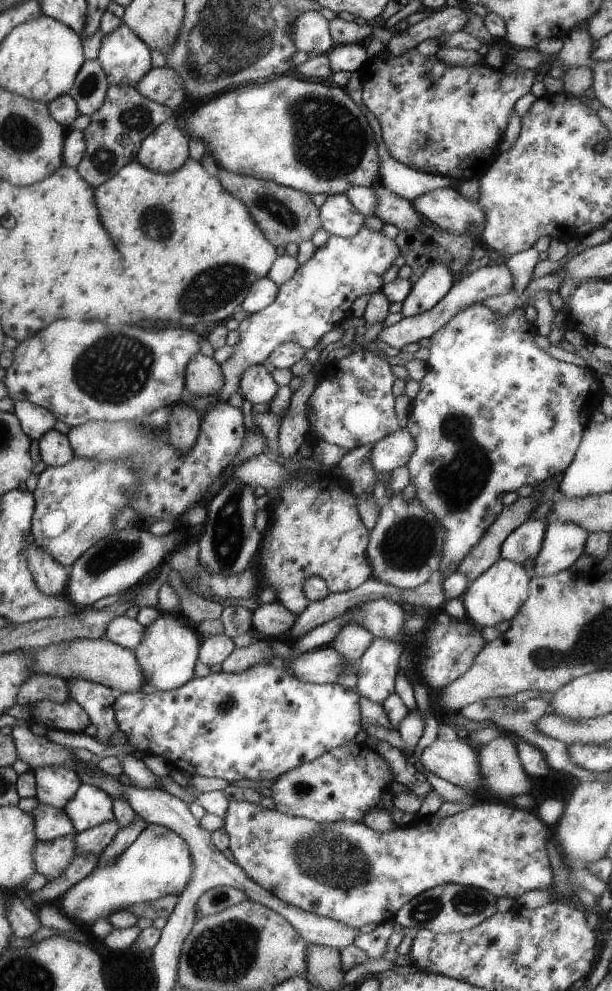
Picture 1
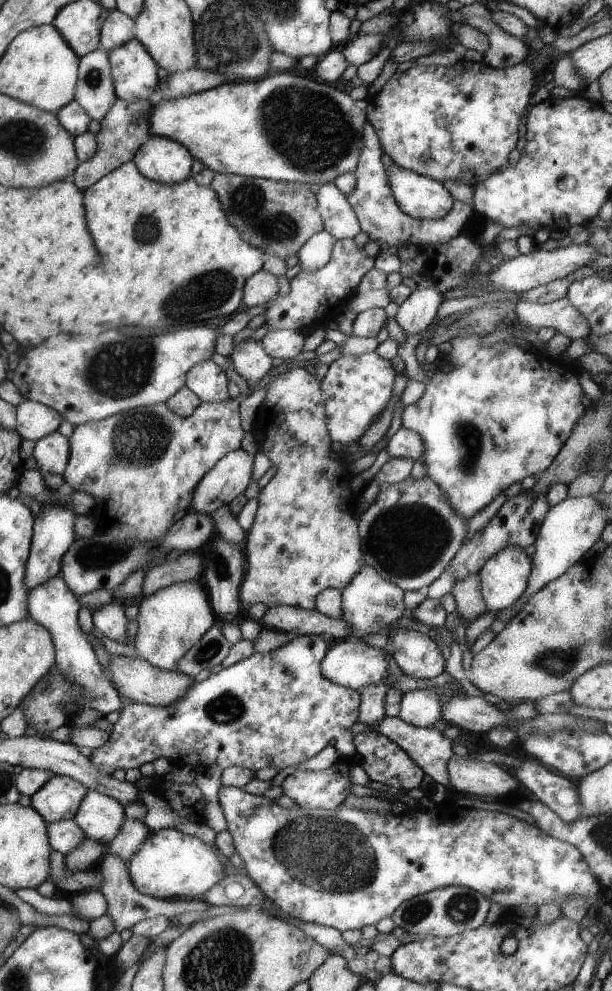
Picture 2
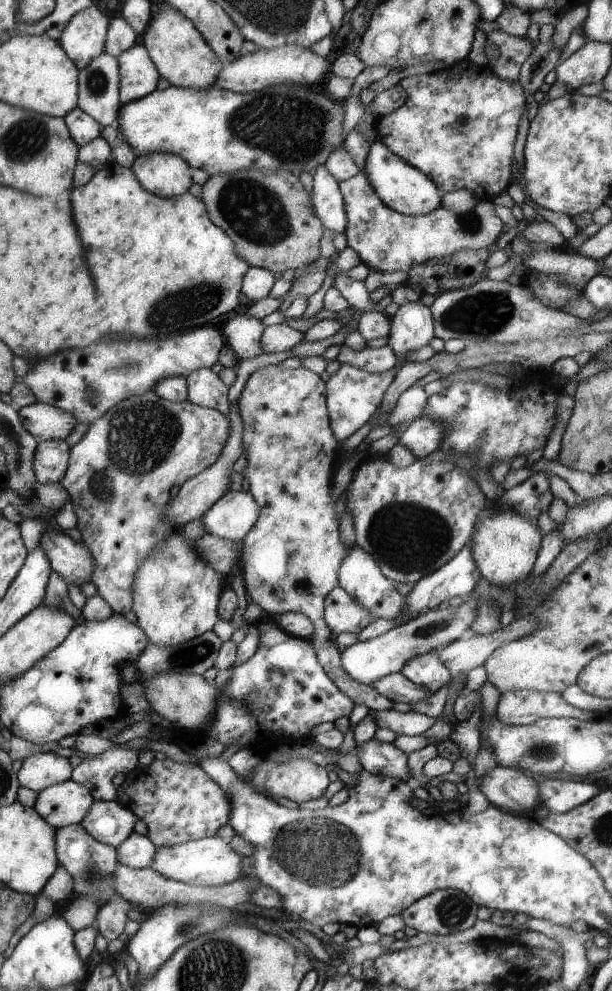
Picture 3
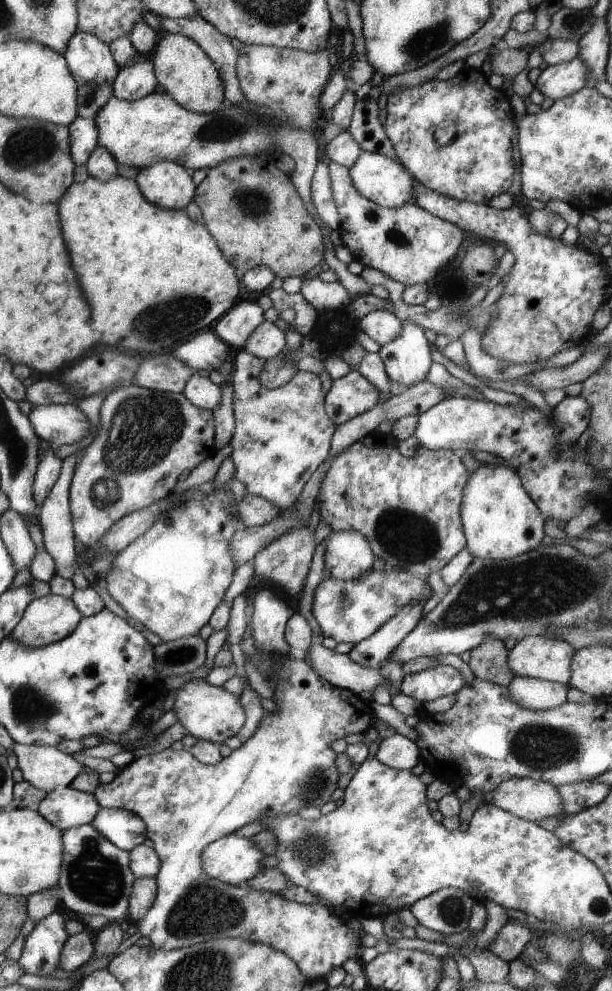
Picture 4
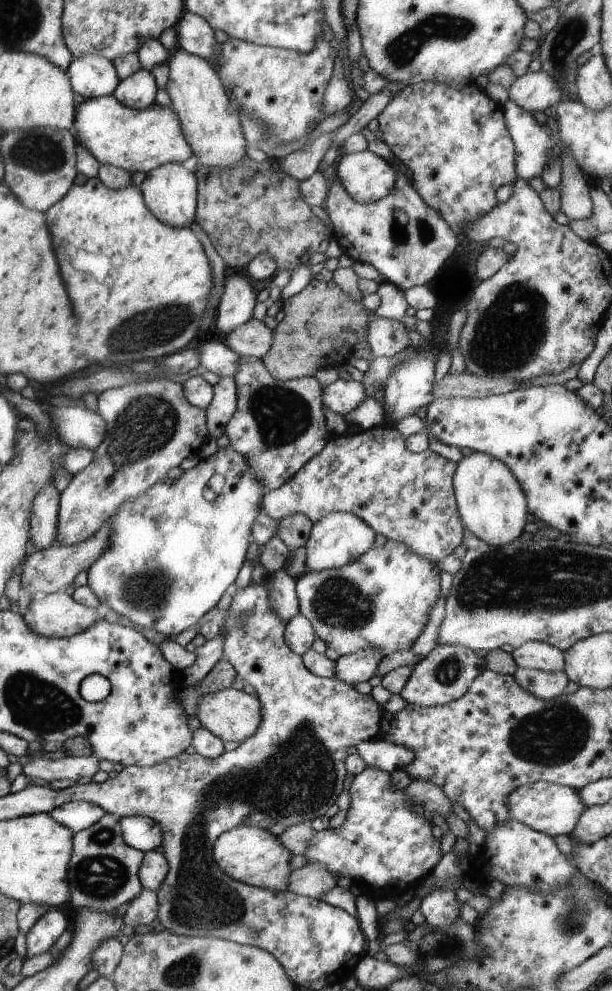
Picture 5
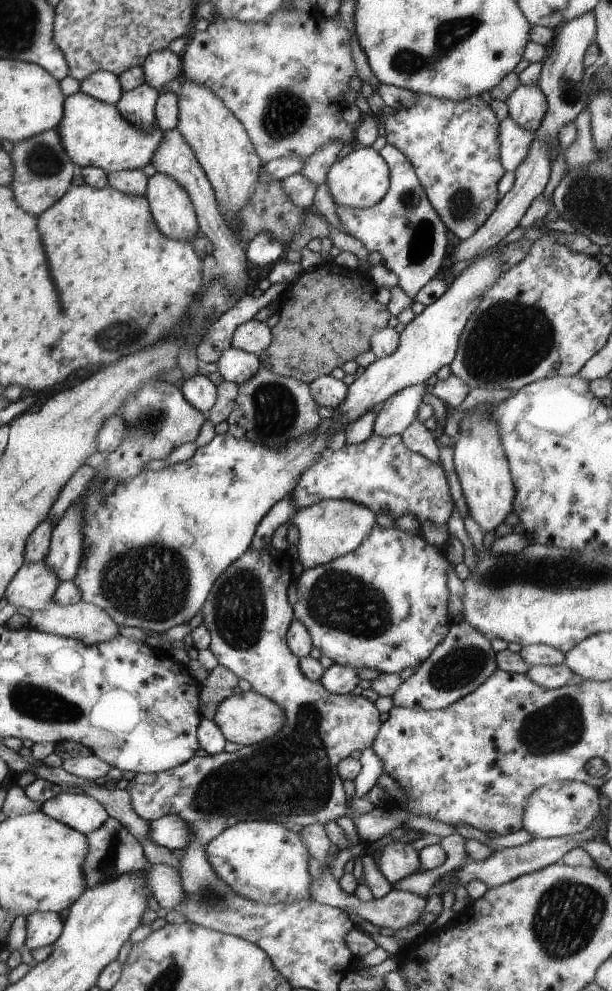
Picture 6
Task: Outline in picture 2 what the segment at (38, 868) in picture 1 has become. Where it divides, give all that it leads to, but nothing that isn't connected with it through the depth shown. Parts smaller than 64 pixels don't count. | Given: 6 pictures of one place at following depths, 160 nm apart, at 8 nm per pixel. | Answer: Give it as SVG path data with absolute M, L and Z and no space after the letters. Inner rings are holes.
M50 850L49 855L49 881L56 888L56 892L62 895L72 896L79 893L79 890L94 888L96 891L103 880L101 871L94 867L93 872L67 873L63 870L64 854Z

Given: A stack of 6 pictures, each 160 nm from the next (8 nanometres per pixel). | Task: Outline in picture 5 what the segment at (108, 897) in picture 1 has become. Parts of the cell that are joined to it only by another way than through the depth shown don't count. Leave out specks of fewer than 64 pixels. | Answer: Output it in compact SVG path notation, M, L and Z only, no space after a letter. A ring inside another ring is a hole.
M239 825L219 834L212 844L212 857L216 865L236 881L243 884L280 893L288 885L292 871L289 858L292 854L267 829L251 825Z

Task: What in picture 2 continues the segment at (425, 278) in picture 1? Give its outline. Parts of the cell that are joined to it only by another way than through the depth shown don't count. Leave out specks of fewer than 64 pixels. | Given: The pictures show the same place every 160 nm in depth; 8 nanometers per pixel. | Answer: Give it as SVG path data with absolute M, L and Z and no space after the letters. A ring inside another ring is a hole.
M433 287L411 291L409 296L398 306L394 319L406 336L425 330L427 325L433 321L437 307L443 301L440 294Z

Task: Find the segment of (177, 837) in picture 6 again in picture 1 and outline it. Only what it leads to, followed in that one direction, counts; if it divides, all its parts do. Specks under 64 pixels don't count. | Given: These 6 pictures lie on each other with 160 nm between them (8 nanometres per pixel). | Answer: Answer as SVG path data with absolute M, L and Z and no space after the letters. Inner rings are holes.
M81 783L63 810L75 832L100 825L114 818L112 798L102 790Z

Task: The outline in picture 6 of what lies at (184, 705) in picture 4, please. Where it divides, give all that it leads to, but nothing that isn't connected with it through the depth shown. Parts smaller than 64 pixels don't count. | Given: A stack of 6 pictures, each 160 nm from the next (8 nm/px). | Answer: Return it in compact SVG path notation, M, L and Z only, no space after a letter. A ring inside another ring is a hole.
M252 689L237 692L221 701L215 709L215 714L211 719L222 732L225 740L234 742L237 747L259 744L259 742L273 736L285 722L284 710L276 703L256 693Z

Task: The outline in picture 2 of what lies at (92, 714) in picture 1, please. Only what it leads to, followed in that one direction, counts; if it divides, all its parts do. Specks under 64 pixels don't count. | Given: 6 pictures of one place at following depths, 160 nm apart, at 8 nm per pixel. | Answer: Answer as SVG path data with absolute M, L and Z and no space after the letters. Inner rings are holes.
M59 573L32 588L27 594L27 616L48 630L51 635L55 656L54 664L66 674L69 681L78 686L80 705L93 708L102 716L121 709L121 700L116 688L107 681L91 649L90 638L81 630L78 623L78 598L67 588Z

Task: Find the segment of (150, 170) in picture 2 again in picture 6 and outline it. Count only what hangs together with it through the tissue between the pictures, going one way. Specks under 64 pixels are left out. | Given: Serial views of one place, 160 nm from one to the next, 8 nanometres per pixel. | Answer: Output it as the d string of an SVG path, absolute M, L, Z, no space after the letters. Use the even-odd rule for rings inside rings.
M154 173L147 179L146 191L143 196L148 200L148 211L151 213L155 226L174 241L192 242L197 234L198 220L185 189L172 178L161 173Z

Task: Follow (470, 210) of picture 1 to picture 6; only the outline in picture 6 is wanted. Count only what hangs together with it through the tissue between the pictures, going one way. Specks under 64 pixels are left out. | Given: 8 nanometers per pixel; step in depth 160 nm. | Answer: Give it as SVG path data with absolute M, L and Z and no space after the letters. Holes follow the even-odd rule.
M370 146L351 150L342 158L336 158L328 168L324 180L334 204L346 209L368 209L377 204L387 192L389 181L387 164Z

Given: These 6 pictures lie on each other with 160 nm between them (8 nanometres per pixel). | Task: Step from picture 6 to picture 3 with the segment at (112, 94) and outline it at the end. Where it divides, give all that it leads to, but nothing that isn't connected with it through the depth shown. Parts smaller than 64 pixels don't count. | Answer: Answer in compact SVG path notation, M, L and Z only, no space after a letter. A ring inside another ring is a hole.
M93 4L75 14L63 30L59 47L78 70L104 52L108 22L103 10Z

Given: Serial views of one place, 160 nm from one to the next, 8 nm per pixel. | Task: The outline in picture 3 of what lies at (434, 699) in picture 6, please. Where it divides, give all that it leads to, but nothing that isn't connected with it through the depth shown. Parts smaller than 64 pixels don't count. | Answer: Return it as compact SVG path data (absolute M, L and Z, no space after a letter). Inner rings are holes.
M436 652L409 659L400 670L400 673L410 680L419 689L434 693L449 682L450 672L442 665Z

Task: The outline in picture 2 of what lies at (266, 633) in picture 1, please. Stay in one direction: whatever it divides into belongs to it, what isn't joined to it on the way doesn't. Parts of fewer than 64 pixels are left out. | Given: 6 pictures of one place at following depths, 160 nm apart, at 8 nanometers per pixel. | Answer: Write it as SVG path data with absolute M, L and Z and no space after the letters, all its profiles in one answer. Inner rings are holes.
M287 605L267 607L259 624L284 634L322 635L329 642L345 639L350 629L343 619L332 619L315 610L308 611Z

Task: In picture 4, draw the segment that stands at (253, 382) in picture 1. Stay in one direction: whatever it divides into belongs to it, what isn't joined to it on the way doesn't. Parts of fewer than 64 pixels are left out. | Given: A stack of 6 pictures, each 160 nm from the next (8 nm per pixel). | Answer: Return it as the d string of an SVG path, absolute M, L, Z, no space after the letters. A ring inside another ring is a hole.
M237 299L215 322L212 331L226 344L233 352L241 349L249 334L253 332L258 324L264 320L262 308L255 301L249 299Z

